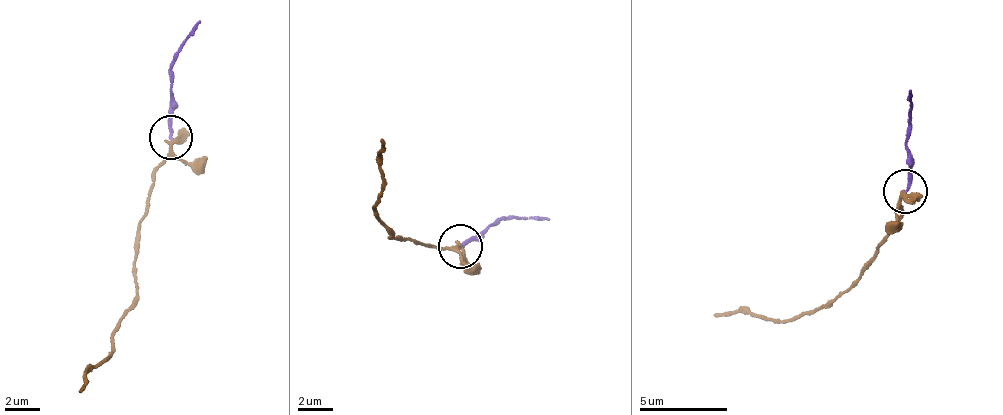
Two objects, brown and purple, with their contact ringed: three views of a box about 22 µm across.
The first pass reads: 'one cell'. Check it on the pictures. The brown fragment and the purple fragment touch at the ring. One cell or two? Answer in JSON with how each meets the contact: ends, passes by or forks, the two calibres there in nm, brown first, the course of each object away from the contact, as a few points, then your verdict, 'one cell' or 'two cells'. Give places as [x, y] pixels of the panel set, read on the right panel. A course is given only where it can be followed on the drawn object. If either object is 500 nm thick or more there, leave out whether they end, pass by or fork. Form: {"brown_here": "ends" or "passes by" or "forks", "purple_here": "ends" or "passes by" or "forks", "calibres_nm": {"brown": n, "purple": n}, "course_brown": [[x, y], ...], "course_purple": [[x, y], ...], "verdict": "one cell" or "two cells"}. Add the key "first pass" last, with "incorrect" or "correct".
{"brown_here": "passes by", "purple_here": "ends", "calibres_nm": {"brown": 220, "purple": 190}, "course_brown": [[903, 191], [901, 220], [858, 280], [826, 303], [799, 312], [787, 321], [737, 308], [714, 318]], "course_purple": [[907, 192], [910, 88]], "verdict": "one cell", "first pass": "correct"}

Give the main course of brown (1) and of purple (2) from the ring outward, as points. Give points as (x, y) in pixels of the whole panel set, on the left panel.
1: (168, 139), (171, 156), (156, 176), (133, 265), (133, 303), (110, 335), (113, 349), (85, 372), (80, 394)
2: (170, 138), (170, 64), (198, 20)

